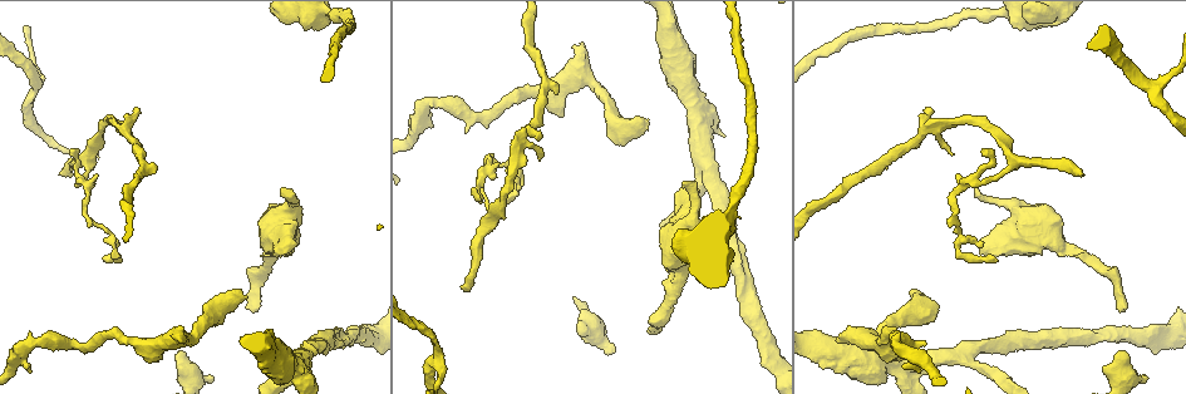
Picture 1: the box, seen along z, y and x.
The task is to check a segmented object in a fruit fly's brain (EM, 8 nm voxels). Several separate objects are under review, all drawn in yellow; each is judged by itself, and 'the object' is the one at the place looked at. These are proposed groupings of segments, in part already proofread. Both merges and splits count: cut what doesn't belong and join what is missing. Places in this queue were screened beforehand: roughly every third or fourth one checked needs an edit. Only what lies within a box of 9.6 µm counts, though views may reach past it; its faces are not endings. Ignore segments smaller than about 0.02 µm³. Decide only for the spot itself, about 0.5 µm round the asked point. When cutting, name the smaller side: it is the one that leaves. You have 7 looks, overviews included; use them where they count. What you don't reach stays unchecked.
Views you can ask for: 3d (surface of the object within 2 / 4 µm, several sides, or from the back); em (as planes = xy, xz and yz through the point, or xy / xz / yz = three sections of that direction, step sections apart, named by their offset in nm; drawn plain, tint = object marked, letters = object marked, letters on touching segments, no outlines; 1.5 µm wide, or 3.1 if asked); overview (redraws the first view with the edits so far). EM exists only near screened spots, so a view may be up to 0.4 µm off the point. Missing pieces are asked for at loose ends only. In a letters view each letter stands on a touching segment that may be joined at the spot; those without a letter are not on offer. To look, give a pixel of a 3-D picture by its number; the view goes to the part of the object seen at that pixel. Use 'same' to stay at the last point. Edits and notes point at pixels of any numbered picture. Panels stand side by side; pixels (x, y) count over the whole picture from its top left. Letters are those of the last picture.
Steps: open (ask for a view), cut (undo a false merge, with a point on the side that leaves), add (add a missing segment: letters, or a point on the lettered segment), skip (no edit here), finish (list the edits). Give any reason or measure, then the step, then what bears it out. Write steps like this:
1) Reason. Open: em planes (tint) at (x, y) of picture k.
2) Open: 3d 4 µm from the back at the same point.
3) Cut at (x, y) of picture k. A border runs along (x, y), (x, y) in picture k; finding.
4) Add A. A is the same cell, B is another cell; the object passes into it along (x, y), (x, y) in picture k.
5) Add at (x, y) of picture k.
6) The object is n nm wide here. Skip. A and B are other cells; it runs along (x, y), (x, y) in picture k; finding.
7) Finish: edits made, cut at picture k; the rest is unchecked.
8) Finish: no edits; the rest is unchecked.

Open: 3d 4 µm at (677, 272) of picture 1.

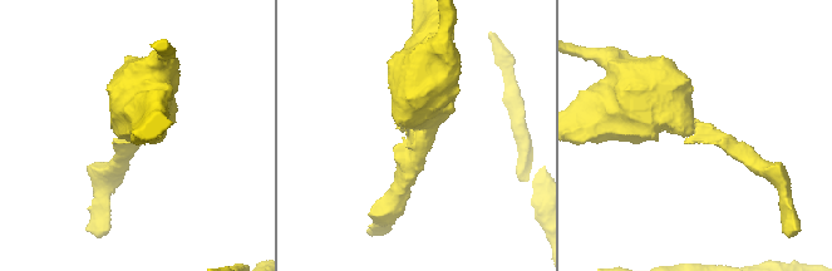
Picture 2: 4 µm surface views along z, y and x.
The arms are 240, 900 nm wide. Open: em xy step 8 (letters) at (697, 128) of picture 2.

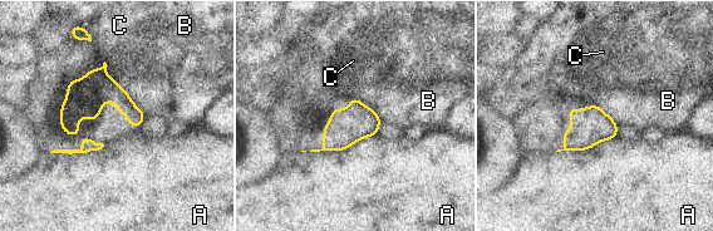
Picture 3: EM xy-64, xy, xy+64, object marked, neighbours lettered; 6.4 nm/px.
Skip. A, B and C are other cells; a border runs along (107, 65), (107, 73), (146, 116) in picture 3; all the same neuron.

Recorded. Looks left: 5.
Free end. Open: 3d 2 µm at (1123, 309) of picture 1.

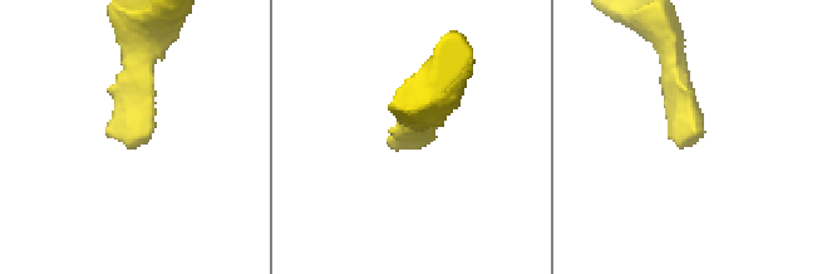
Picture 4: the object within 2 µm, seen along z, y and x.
Now the EM. Open: em yz step 8 (tint) at (691, 135) of picture 4.

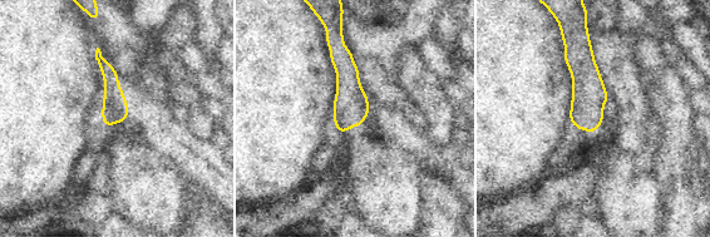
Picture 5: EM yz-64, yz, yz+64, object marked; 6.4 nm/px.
Cut it another way. Open: em planes (letters) at the same point.

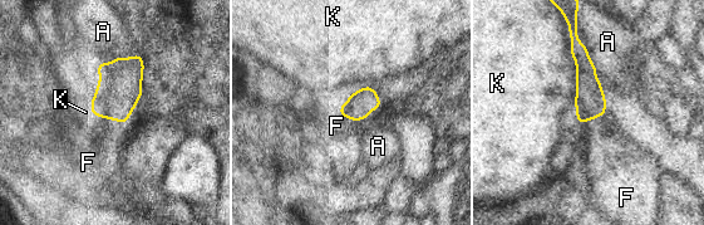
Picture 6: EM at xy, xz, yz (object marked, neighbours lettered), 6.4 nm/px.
The longest contact is with K, 650 nm. Add F. F is the same cell, A and K are other cells; the neuron continues.

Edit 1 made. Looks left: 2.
Finish: edits made, add at picture 6; the rest is unchecked.

